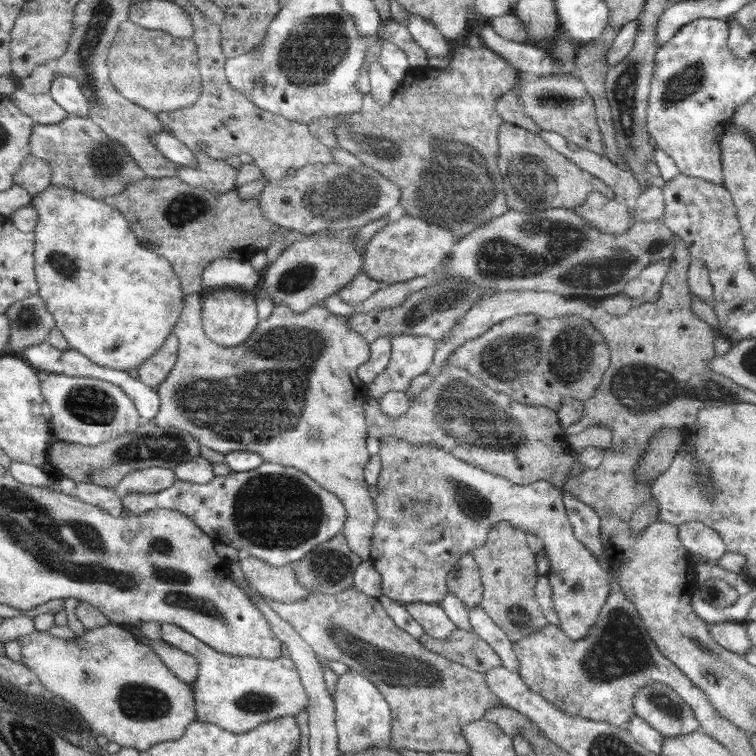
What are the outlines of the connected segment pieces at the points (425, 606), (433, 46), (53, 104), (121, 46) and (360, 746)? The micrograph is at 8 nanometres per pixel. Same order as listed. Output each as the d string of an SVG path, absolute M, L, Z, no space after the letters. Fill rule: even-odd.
M410 602L410 604L404 604L404 608L422 626L424 633L434 638L446 639L457 628L439 604Z
M409 14L407 29L414 41L426 51L428 58L438 56L450 59L452 56L448 40L428 19L418 14Z
M16 86L14 92L6 97L14 106L18 106L18 110L38 124L59 123L70 115L50 94L30 94L24 89L20 89L20 86Z
M126 19L120 23L107 56L114 88L130 102L153 113L183 110L198 102L201 90L196 43L163 30L142 28Z
M358 672L339 676L334 703L335 724L339 734L339 750L342 753L361 753L370 748L391 748L391 711L381 693Z

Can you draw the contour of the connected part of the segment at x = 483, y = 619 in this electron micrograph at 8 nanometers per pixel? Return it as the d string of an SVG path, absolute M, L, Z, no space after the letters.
M479 605L469 610L470 626L482 640L486 641L501 658L502 667L519 673L520 663L513 651L513 642L506 633L486 614Z

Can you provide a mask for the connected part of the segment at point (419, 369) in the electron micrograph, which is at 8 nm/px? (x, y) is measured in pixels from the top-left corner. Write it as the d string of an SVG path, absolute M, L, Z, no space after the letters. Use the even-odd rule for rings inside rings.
M393 336L390 360L386 368L367 385L368 397L380 400L388 391L405 392L410 382L425 374L431 366L436 342L423 336Z

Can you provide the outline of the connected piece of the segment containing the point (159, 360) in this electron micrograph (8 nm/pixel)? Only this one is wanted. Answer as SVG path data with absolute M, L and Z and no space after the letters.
M172 331L164 345L148 357L146 362L138 365L138 379L140 379L146 386L156 389L157 386L170 374L176 357L178 356L179 342Z

